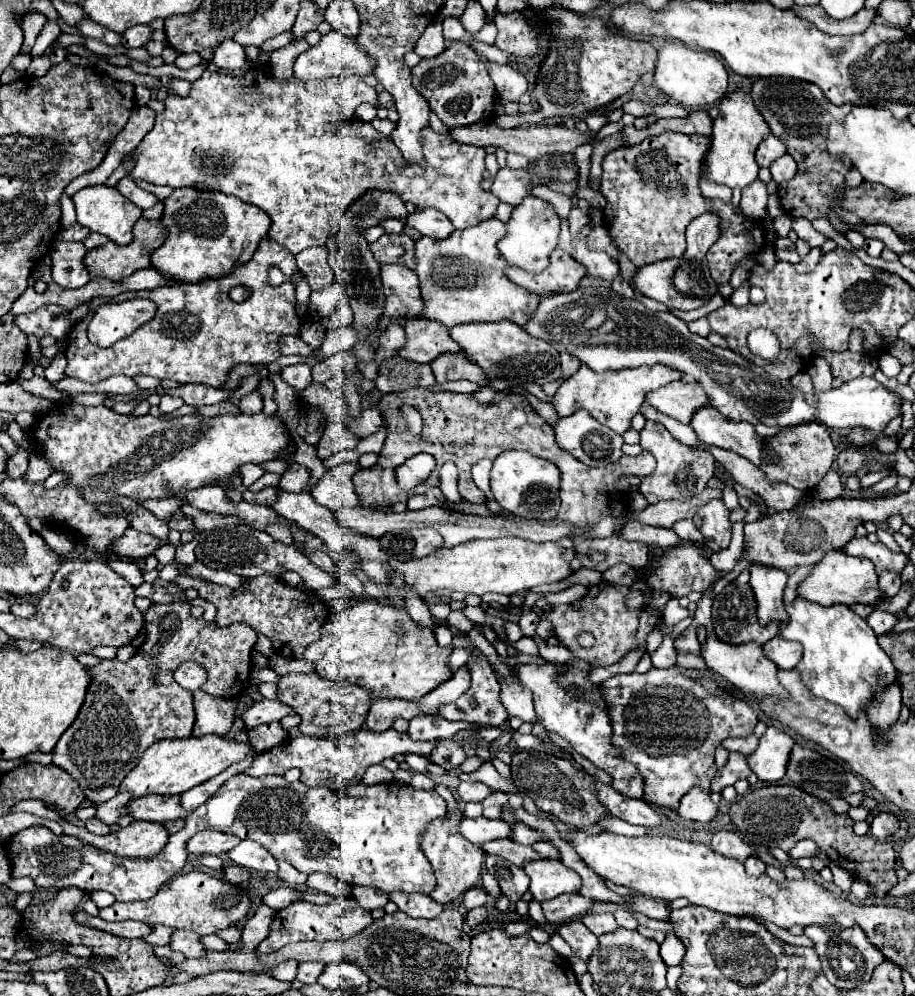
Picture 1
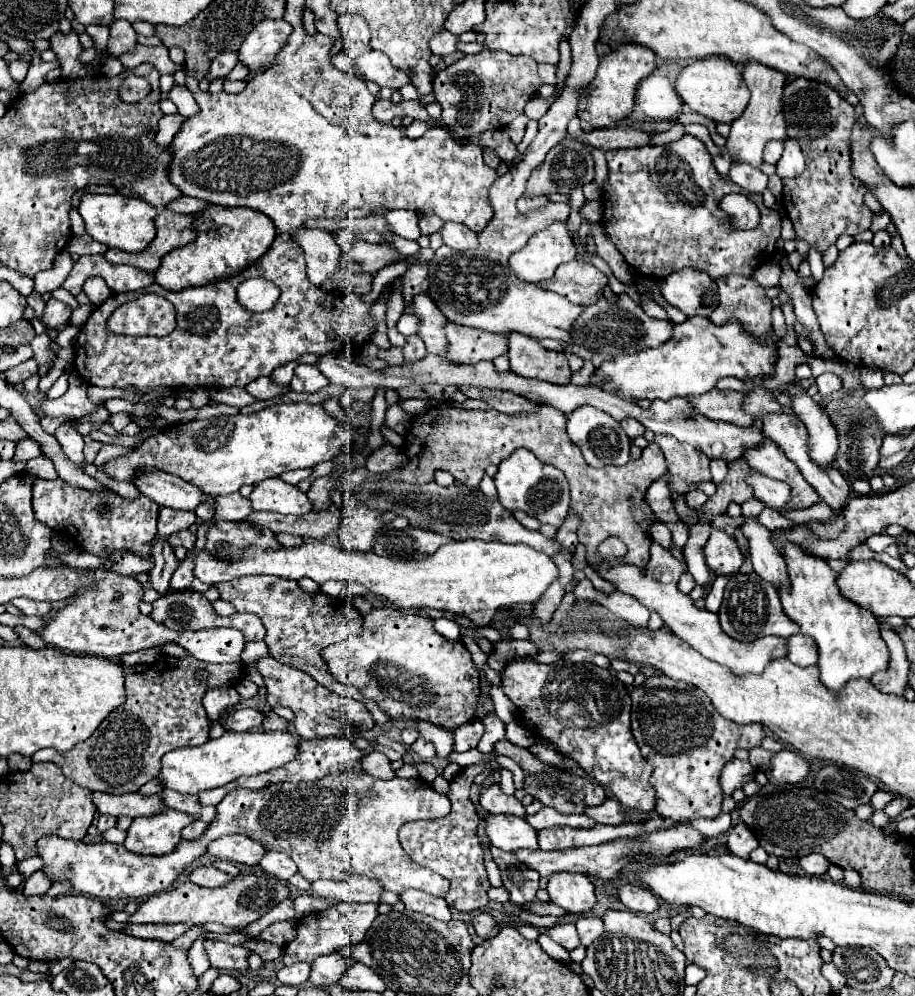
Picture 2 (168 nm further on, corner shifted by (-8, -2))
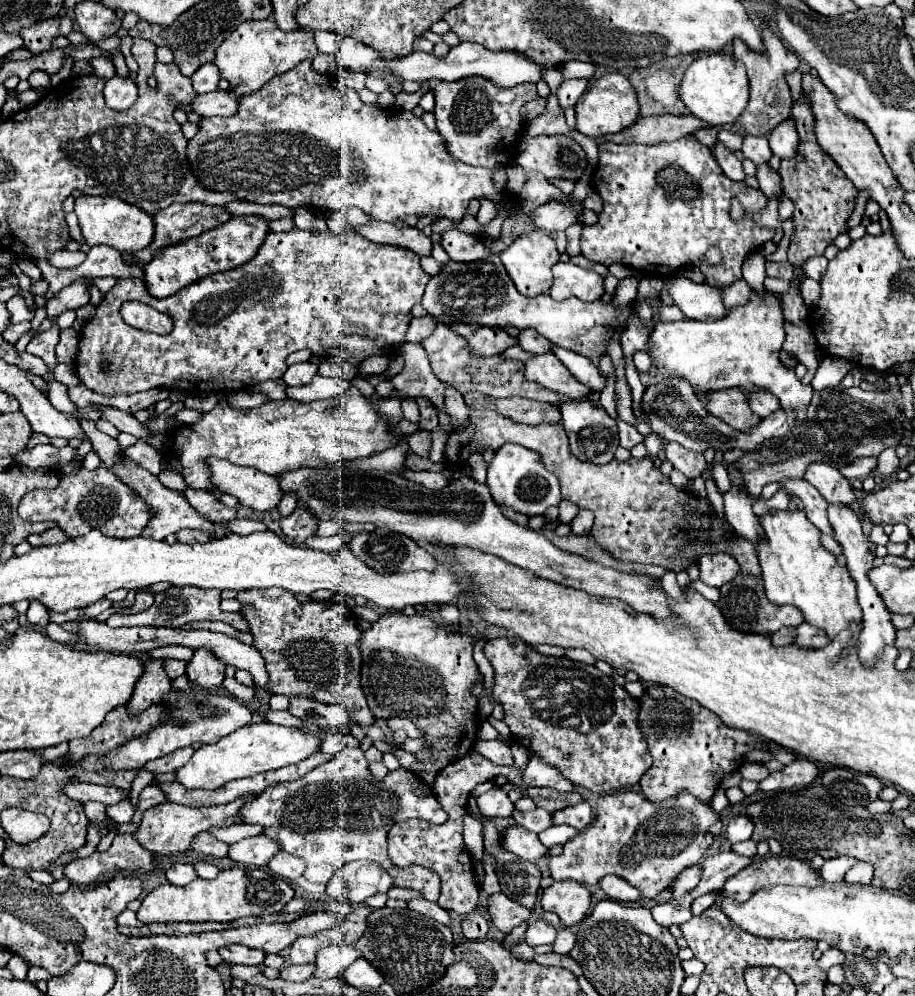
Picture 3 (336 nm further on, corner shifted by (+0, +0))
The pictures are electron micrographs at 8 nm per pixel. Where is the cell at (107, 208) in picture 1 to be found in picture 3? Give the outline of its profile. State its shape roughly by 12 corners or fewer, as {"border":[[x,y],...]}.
{"border":[[117,197],[75,199],[89,247],[135,253],[153,241],[153,217]]}

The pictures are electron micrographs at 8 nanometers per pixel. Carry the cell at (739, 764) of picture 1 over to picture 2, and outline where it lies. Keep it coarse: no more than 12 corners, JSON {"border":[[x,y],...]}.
{"border":[[731,759],[721,771],[721,789],[731,795],[755,771],[749,761]]}

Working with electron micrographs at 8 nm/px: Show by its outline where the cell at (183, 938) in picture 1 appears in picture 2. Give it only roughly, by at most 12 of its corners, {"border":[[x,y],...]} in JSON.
{"border":[[205,939],[211,967],[247,969],[249,949]]}

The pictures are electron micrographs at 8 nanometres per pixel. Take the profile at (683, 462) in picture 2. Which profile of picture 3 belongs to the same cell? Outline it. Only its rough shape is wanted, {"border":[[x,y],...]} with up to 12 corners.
{"border":[[677,442],[665,455],[685,477],[701,477],[707,469],[703,453],[687,451]]}

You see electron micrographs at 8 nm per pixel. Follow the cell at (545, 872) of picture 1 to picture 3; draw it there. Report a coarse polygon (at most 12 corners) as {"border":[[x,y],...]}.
{"border":[[555,881],[541,907],[563,927],[583,921],[591,905],[585,885]]}

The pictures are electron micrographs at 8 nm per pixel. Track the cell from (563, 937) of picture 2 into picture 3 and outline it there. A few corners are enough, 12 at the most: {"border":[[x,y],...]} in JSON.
{"border":[[543,919],[531,921],[525,943],[549,945],[555,941],[555,927]]}

